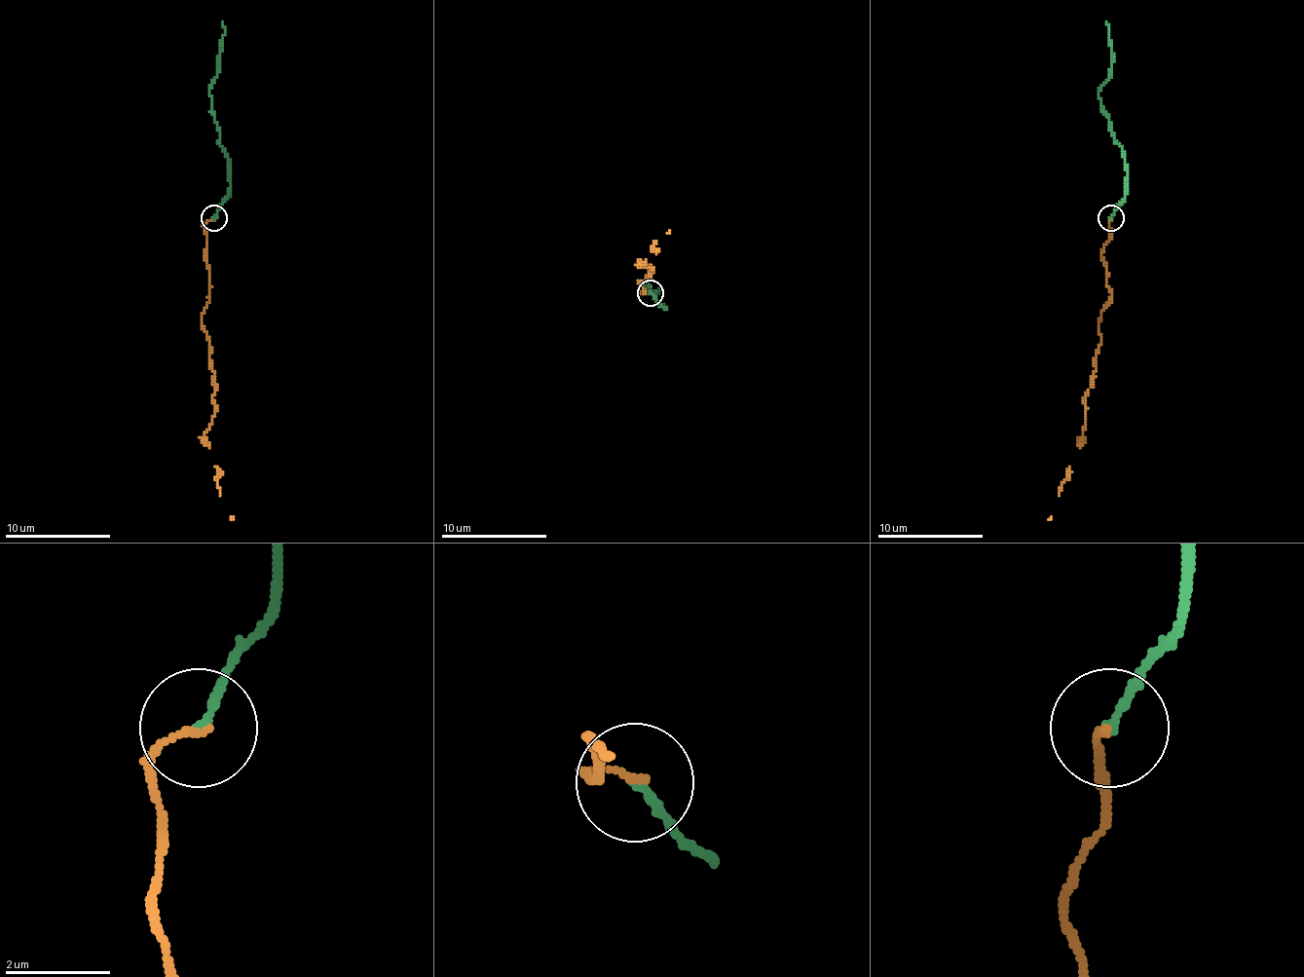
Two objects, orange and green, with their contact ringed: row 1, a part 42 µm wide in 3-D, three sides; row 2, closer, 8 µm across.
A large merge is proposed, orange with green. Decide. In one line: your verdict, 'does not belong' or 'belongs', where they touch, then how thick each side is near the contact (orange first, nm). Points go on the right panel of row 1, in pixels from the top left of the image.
belongs; at (1111, 218); 120 nm thick on the orange side, 180 nm on the other

